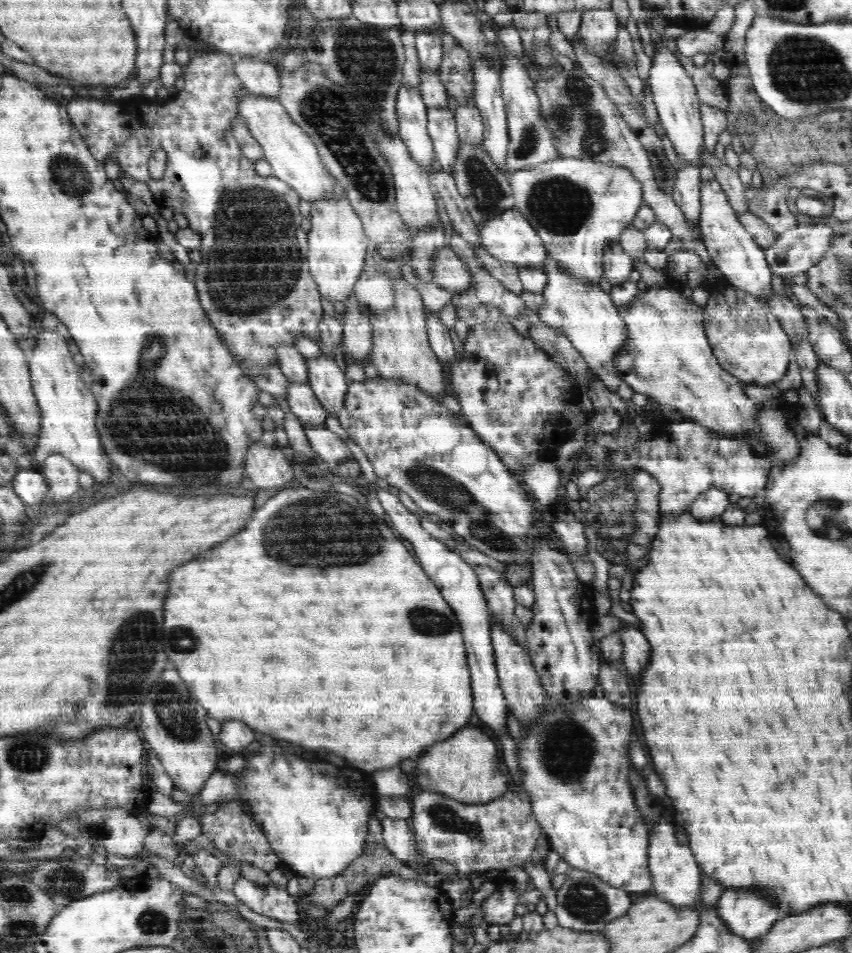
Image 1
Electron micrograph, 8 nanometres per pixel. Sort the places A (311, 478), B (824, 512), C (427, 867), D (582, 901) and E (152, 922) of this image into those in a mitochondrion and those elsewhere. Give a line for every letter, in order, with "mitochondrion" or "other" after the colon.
A: mitochondrion
B: mitochondrion
C: other
D: mitochondrion
E: mitochondrion

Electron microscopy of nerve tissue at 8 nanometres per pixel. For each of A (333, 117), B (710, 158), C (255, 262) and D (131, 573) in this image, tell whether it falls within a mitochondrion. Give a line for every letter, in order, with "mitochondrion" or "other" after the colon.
A: mitochondrion
B: other
C: mitochondrion
D: other

